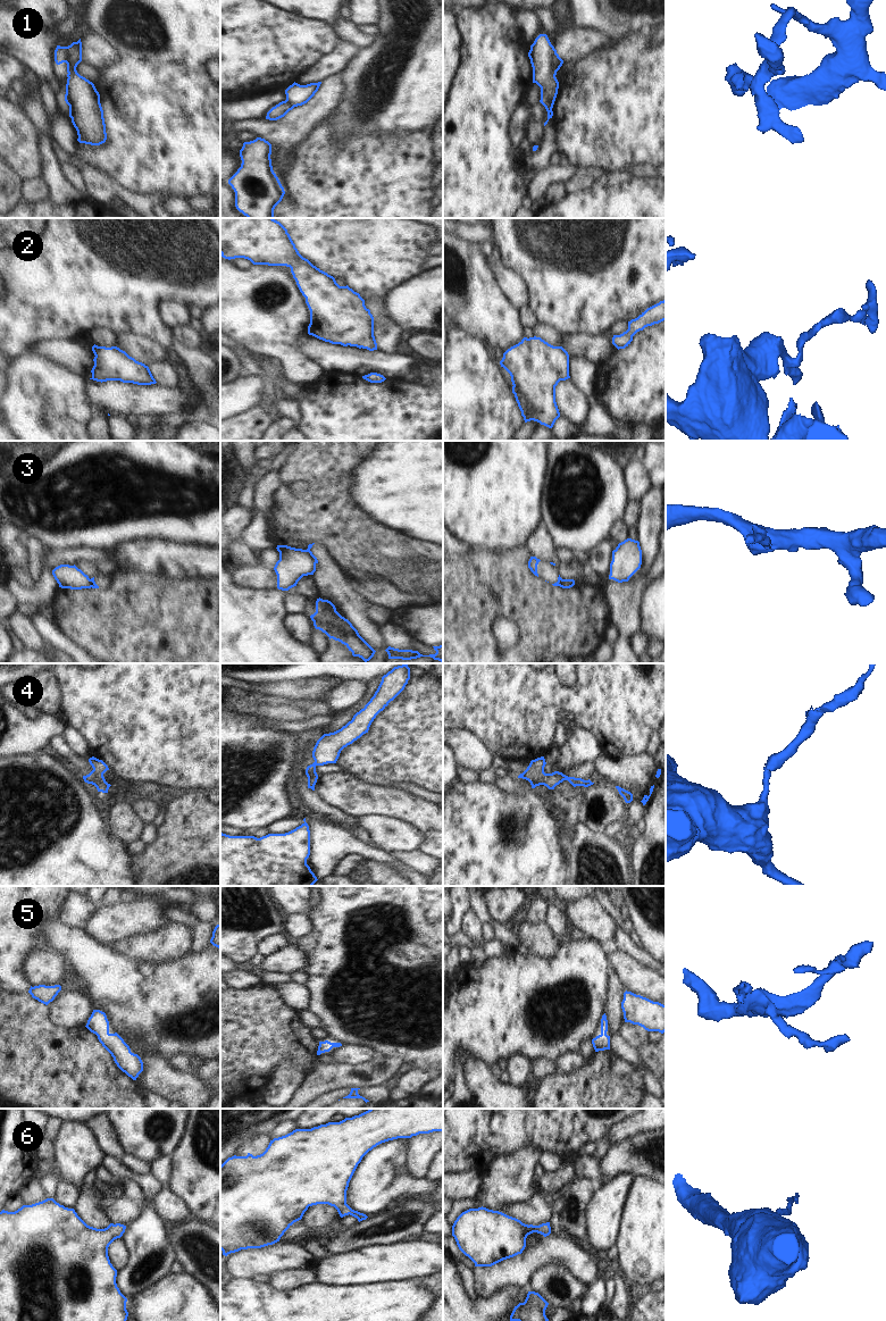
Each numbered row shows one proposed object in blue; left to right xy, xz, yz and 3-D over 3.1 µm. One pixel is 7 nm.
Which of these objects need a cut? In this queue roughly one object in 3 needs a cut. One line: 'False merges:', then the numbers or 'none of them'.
False merges: 1, 3, 4

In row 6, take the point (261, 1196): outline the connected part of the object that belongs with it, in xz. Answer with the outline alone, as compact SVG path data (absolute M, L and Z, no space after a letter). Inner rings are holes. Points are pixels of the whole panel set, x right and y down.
M369 1109L340 1122L295 1129L274 1138L260 1155L228 1157L220 1165L223 1255L279 1241L308 1207L317 1204L334 1206L341 1218L350 1214L359 1222L366 1220L366 1214L346 1204L349 1182L362 1157L382 1143L433 1131L443 1131L443 1109Z

